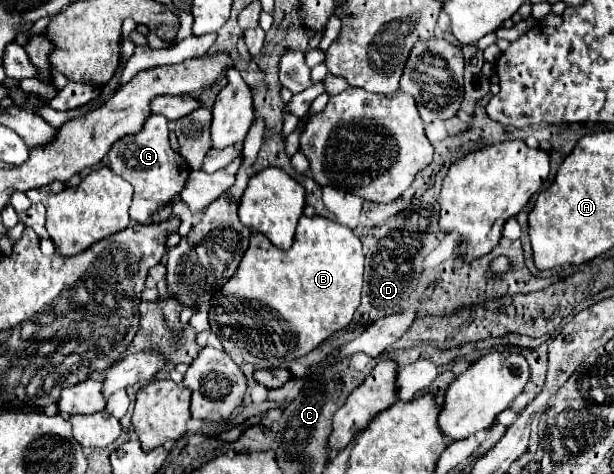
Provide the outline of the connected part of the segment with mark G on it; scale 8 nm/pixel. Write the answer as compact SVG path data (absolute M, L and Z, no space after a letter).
M150 115L140 133L118 139L112 145L108 159L108 167L134 187L134 199L130 205L130 219L134 223L150 223L156 209L164 207L180 195L190 175L190 165L186 163L186 159L168 143L168 121L162 115Z

